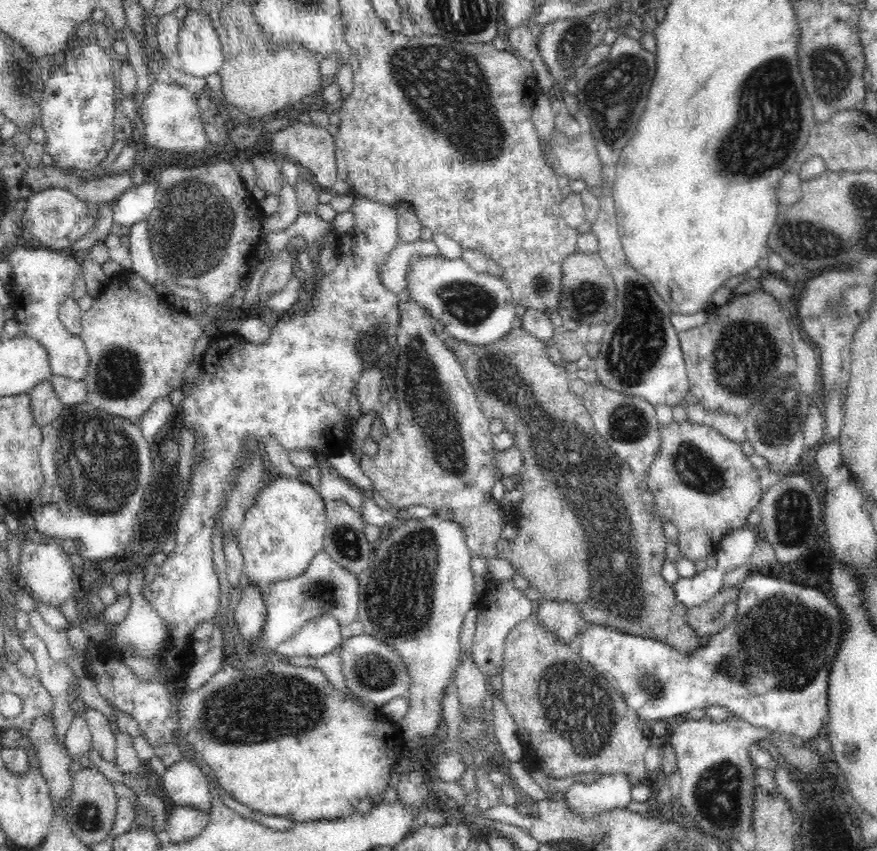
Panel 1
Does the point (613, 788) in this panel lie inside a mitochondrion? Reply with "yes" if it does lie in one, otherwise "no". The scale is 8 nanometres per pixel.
no

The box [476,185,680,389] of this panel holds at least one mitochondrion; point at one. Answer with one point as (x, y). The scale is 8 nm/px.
(588, 300)

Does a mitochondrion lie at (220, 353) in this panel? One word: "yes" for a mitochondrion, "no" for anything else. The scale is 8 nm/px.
no

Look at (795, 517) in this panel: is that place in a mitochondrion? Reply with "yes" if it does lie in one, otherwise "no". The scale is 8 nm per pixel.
yes

